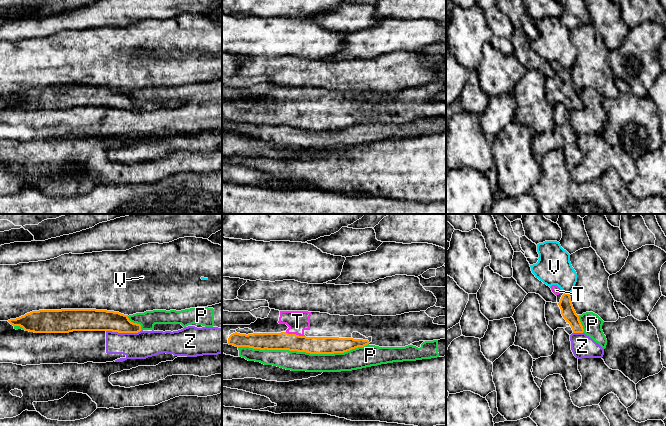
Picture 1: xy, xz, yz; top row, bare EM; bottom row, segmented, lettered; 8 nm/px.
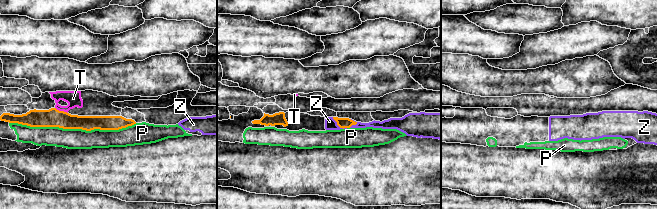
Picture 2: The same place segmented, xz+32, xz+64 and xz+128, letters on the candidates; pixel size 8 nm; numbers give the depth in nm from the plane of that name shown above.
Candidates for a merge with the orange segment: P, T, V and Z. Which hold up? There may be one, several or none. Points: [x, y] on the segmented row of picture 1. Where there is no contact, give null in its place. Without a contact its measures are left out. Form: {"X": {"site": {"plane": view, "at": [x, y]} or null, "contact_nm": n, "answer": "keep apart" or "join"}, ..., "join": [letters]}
{"P": {"site": {"plane": "xz", "at": [303, 351]}, "contact_nm": 1050, "answer": "keep apart"}, "T": {"site": {"plane": "xz", "at": [295, 334]}, "contact_nm": 160, "answer": "join"}, "V": {"site": {"plane": "yz", "at": [567, 293]}, "contact_nm": 50, "answer": "keep apart"}, "Z": {"site": {"plane": "xy", "at": [123, 332]}, "contact_nm": 280, "answer": "keep apart"}, "join": ["T"]}

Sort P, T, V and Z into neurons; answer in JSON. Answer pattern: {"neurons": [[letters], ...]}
{"neurons": [["P", "Z"], ["T"], ["V"]]}

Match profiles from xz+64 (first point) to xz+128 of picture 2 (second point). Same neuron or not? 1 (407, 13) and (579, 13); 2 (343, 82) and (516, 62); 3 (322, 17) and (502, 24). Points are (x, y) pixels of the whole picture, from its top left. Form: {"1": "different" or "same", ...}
{"1": "same", "2": "different", "3": "same"}

